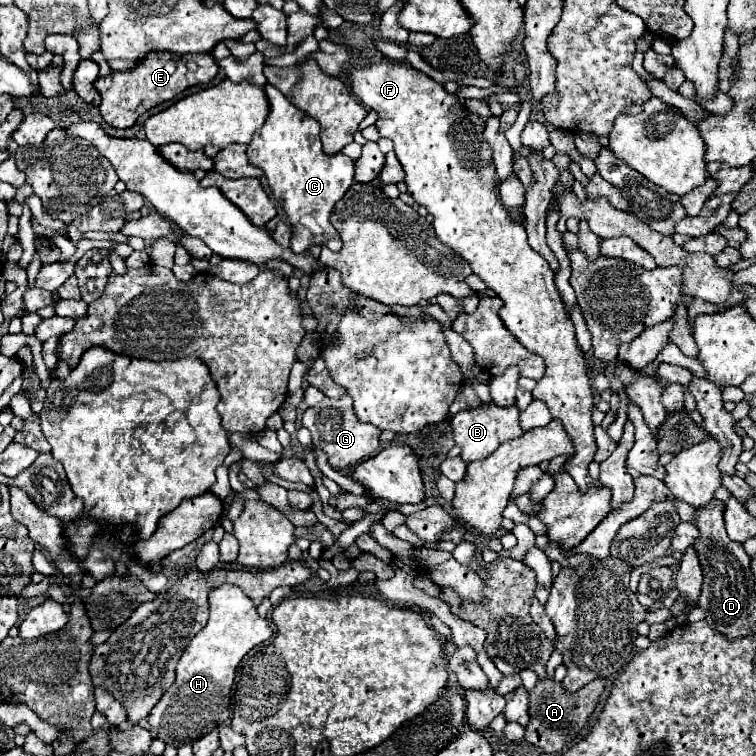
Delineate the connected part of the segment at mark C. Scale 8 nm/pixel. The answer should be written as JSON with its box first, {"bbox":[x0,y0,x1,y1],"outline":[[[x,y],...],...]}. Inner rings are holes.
{"bbox":[248,84,354,254],"outline":[[[266,84],[264,92],[270,104],[270,114],[248,144],[248,160],[252,166],[264,170],[274,198],[288,214],[292,224],[290,250],[294,254],[302,254],[312,244],[324,244],[330,250],[340,250],[342,240],[330,224],[330,212],[354,184],[354,160],[342,152],[326,154],[318,136],[318,122],[290,104],[276,86]]]}

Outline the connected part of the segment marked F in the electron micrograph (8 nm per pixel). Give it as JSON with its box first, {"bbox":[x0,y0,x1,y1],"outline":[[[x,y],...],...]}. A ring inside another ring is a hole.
{"bbox":[350,64,596,490],"outline":[[[378,64],[378,66],[352,66],[350,68],[352,90],[358,100],[378,112],[378,130],[380,136],[386,136],[394,142],[394,152],[406,172],[406,184],[410,186],[410,196],[416,200],[418,206],[424,206],[434,216],[434,230],[436,236],[458,252],[470,266],[472,272],[478,274],[488,288],[492,288],[502,300],[504,306],[500,308],[500,318],[508,332],[530,352],[536,352],[546,362],[546,374],[536,382],[532,396],[542,400],[554,418],[558,418],[574,444],[574,454],[568,456],[564,462],[564,470],[576,480],[578,490],[588,490],[588,464],[594,460],[596,454],[596,438],[594,438],[594,424],[592,424],[592,408],[594,408],[594,394],[590,386],[590,366],[584,352],[578,346],[574,324],[566,312],[566,306],[554,286],[554,270],[548,262],[530,248],[528,234],[524,224],[514,222],[500,198],[500,182],[496,182],[496,174],[492,174],[492,152],[484,142],[484,124],[478,120],[476,114],[468,114],[464,108],[456,106],[456,98],[448,94],[442,84],[434,82],[424,72],[402,66],[402,64]]]}

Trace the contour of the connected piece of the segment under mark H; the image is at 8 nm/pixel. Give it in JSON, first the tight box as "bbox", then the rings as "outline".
{"bbox":[148,584,272,746],"outline":[[[232,584],[218,586],[210,594],[208,624],[190,640],[176,666],[176,682],[152,708],[148,722],[152,730],[170,746],[192,744],[210,730],[222,726],[230,716],[230,688],[242,658],[264,640],[272,638],[266,618],[260,618],[252,600]]]}

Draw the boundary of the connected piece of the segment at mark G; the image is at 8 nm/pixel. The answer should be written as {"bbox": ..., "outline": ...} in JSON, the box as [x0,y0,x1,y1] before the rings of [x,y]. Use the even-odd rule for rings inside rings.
{"bbox":[304,396,380,470],"outline":[[[344,396],[340,400],[324,398],[318,406],[308,408],[304,412],[304,426],[312,434],[312,446],[320,446],[322,452],[328,456],[328,464],[334,470],[344,470],[348,466],[356,466],[362,460],[368,460],[378,454],[380,450],[380,430],[372,424],[358,422],[352,410],[352,398]]]}

